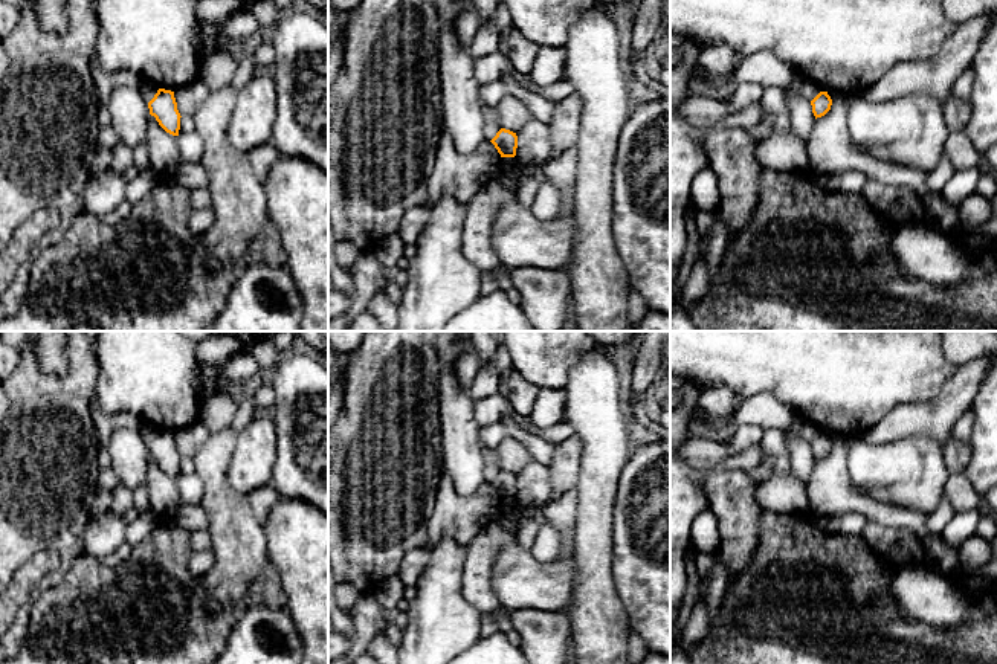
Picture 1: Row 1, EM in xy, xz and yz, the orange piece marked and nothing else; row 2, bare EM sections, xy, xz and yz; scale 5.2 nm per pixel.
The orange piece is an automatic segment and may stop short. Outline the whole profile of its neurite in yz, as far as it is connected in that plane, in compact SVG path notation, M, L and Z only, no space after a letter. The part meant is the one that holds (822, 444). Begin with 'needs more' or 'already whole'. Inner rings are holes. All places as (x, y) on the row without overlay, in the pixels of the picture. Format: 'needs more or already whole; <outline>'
already whole; M820 434L812 443L811 443L811 447L812 447L812 455L817 459L821 459L824 458L829 452L831 452L831 447L832 447L832 441L831 438L828 437L828 434Z

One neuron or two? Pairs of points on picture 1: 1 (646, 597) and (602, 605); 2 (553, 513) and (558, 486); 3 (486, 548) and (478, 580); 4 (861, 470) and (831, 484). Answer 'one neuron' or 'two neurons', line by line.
1: two neurons
2: two neurons
3: one neuron
4: two neurons

